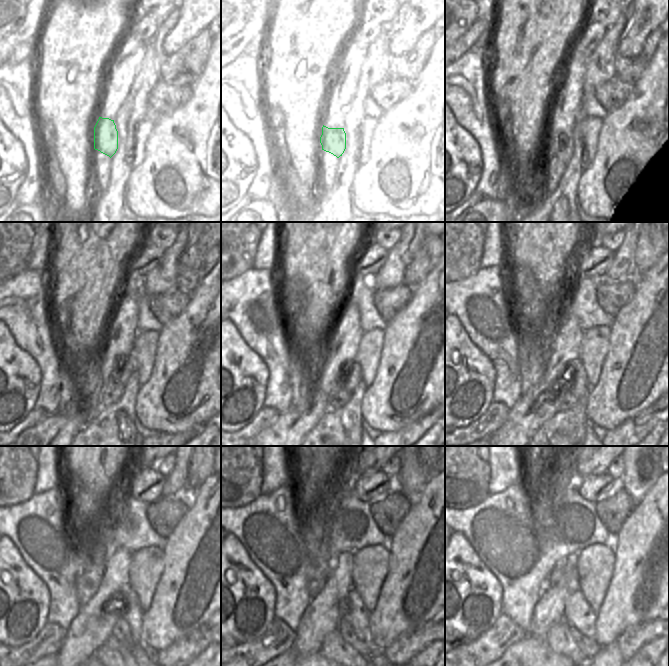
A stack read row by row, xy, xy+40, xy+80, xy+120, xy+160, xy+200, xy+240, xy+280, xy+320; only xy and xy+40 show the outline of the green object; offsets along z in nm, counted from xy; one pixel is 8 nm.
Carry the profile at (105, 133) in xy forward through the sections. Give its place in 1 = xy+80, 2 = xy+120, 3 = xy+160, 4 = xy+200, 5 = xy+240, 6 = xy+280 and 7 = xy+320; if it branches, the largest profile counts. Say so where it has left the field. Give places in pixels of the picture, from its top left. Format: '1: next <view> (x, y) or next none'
1: next xy+80 (561, 146)
2: next xy+120 (116, 374)
3: next xy+160 (356, 378)
4: next xy+200 (579, 386)
5: next xy+240 (133, 613)
6: next xy+280 (358, 615)
7: next xy+320 (577, 613)

